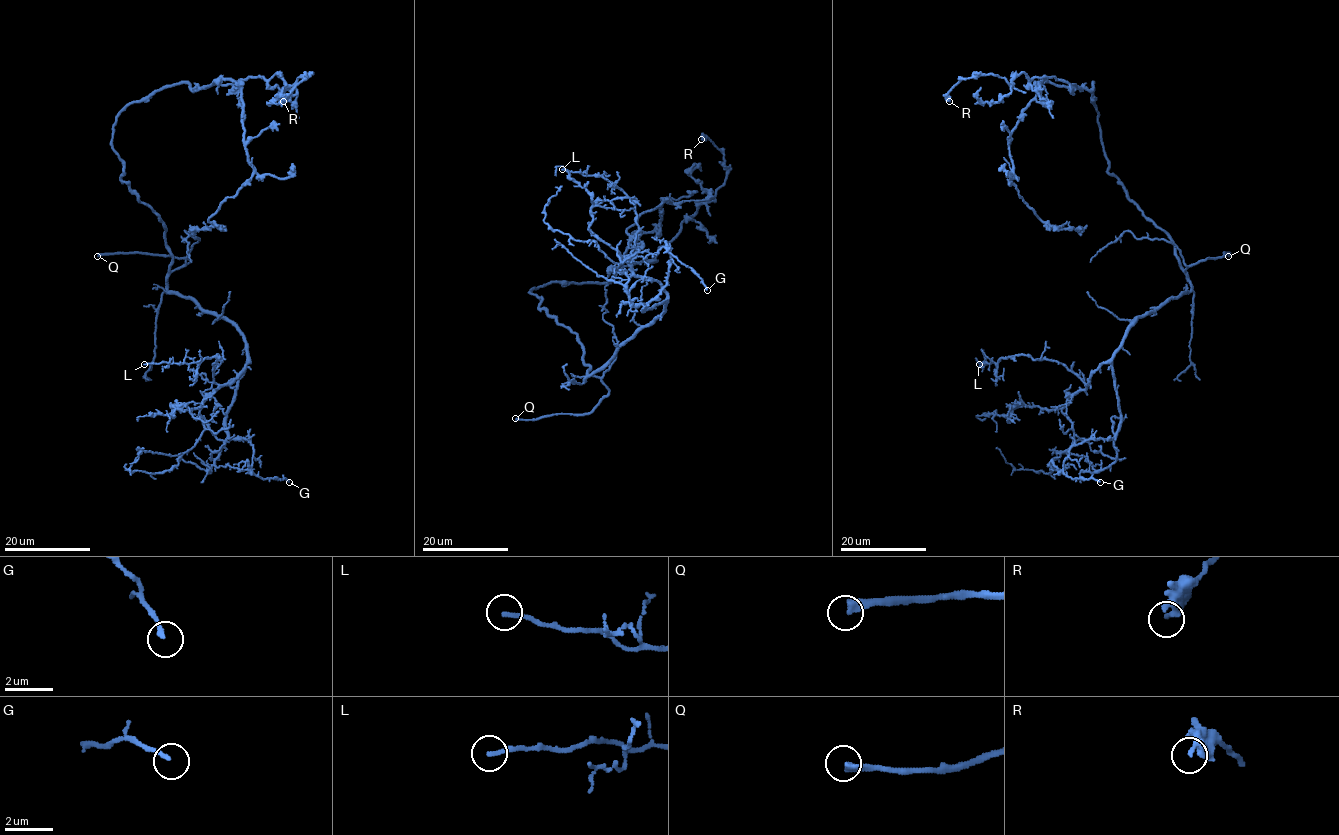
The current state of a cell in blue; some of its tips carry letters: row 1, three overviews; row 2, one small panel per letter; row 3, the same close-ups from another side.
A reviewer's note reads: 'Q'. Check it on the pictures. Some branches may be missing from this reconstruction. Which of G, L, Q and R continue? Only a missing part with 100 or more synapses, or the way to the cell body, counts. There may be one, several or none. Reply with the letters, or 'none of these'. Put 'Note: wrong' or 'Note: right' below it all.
Q
Note: right

